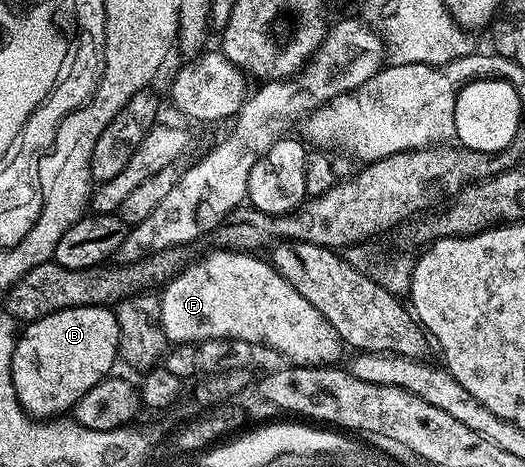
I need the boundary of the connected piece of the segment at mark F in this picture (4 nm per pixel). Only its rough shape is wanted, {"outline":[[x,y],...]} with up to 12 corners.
{"outline":[[219,250],[161,291],[167,343],[235,338],[341,363],[328,320],[262,256]]}

